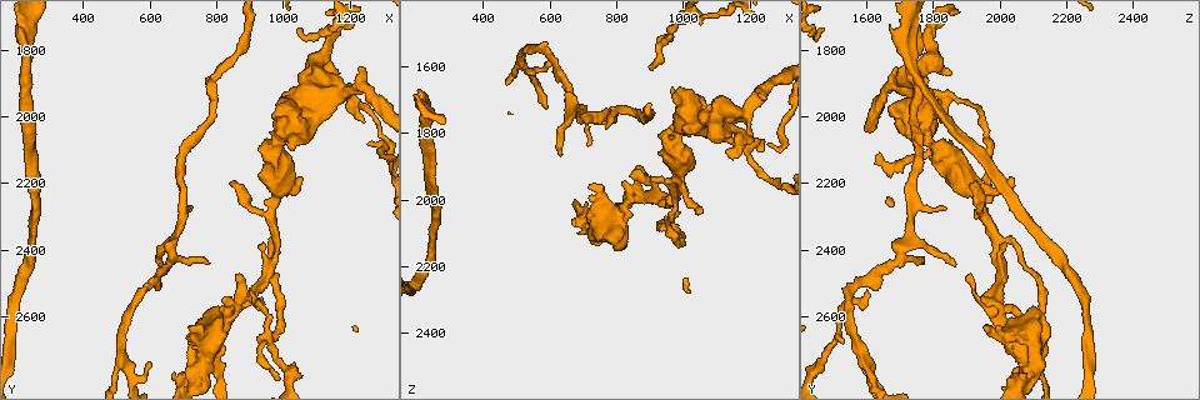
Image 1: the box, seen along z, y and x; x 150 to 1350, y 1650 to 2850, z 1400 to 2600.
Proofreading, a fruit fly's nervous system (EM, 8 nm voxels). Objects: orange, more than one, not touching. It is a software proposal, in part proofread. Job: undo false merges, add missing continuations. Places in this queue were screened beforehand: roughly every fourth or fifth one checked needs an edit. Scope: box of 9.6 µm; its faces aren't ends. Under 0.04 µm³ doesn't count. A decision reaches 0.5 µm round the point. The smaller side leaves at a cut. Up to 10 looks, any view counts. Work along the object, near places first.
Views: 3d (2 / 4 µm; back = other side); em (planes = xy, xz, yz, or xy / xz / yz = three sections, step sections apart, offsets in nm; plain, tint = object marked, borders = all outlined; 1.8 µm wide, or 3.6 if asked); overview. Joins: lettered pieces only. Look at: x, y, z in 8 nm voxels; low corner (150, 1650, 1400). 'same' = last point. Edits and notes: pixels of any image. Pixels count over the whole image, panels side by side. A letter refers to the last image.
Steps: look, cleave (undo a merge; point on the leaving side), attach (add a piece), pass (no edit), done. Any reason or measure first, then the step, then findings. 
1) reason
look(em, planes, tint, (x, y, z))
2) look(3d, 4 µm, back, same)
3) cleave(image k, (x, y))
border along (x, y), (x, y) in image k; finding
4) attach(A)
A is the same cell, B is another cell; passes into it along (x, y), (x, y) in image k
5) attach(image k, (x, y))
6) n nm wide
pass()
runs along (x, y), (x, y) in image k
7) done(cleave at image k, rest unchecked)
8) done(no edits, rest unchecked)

branch stops here
look(em, planes, borders, (940, 2380, 2020))

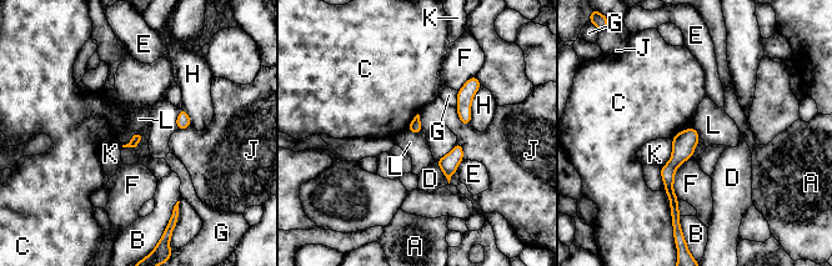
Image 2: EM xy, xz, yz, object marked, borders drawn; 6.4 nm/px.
pass()
A, B, C, D, E, F, G, H, J, K and L are other cells; border along (143, 132), (135, 132), (123, 145) in image 2; no lettered piece goes on from it

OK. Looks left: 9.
a fork
look(em, 3.6 µm, planes, tint, (760, 2720, 2090))

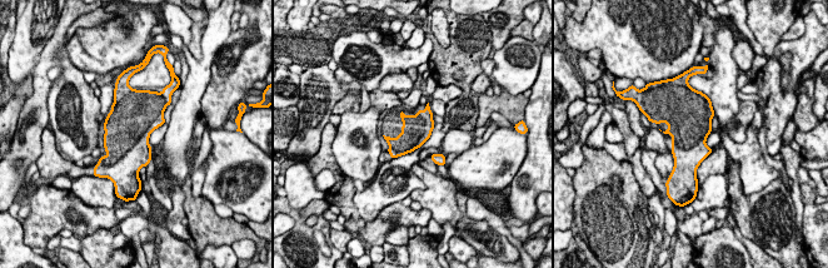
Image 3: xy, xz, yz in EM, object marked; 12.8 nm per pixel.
look(em, 3.6 µm, planes, borders, same)

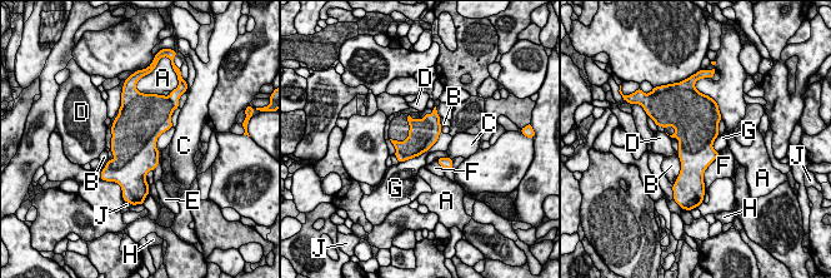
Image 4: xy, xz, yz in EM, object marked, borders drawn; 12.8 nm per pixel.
pass()
A, B, C, D, E, F, G, H and J are other cells; border along (440, 132), (426, 150), (399, 163) in image 4; continuous, no second neuron

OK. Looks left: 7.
look(3d, 4 µm, (630, 2440, 1870))

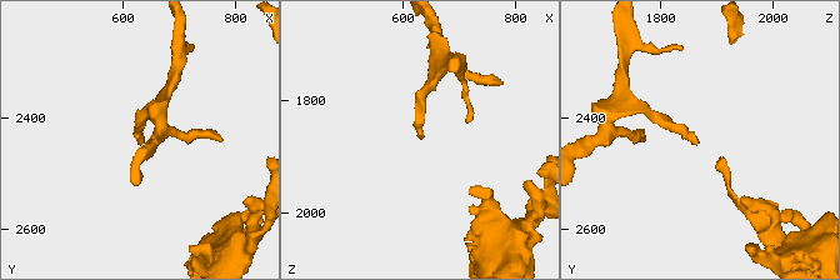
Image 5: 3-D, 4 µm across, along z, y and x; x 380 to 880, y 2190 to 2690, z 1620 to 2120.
look(em, yz, step 4, tint, (630, 2445, 1865))

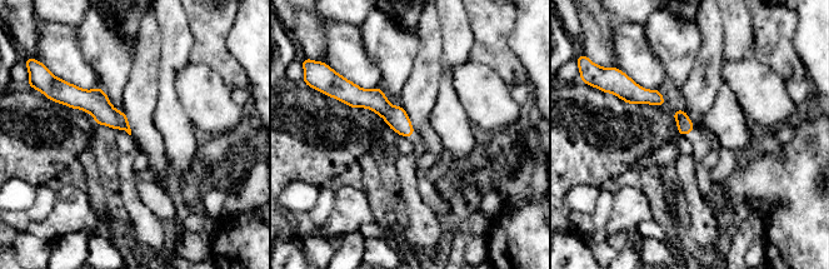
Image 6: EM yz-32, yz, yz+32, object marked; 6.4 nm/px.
cut it another way
look(em, planes, borders, same)

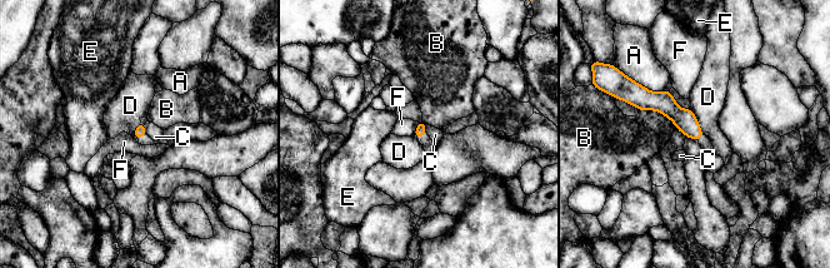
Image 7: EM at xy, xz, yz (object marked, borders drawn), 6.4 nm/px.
pass()
A, B, C, D, E and F are other cells; border along (690, 109), (704, 134) in image 7; no lettered piece goes on from it

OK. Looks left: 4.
side arm on a straight run
look(em, yz, step 16, tint, (510, 2750, 1590))

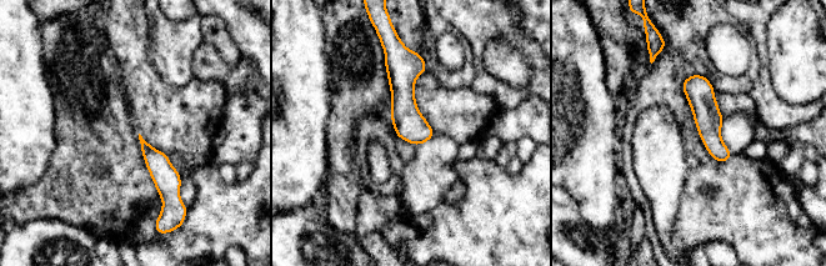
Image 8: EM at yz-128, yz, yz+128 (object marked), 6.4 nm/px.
another direction
look(em, planes, tint, same)

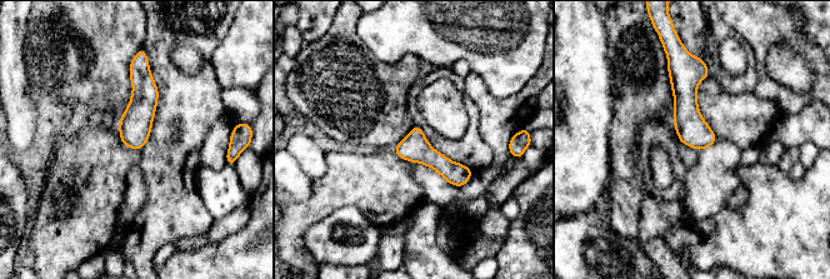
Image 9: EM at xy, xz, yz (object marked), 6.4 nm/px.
what lies round it
look(em, planes, borders, same)

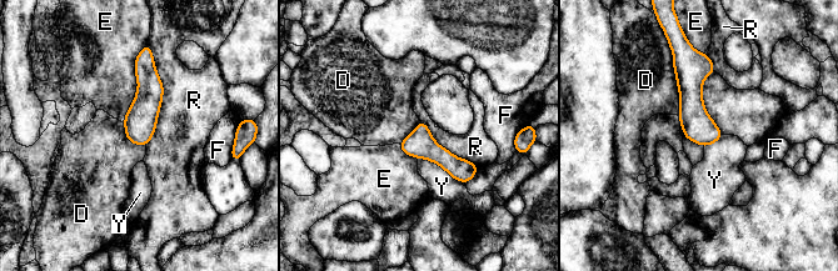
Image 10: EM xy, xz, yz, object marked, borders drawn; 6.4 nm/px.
pass()
D, E, F, R and Y are other cells; runs along (693, 61), (693, 118), (704, 142) in image 10; one neuron here

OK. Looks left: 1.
done(no edits, rest unchecked)

